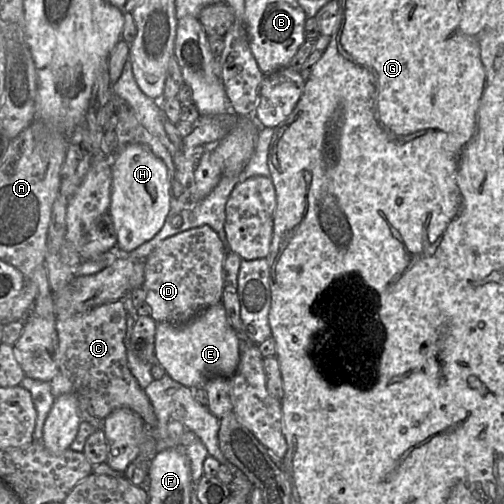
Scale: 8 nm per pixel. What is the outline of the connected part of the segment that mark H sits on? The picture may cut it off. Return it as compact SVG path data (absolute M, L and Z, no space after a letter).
M130 144L111 160L112 189L109 213L117 233L117 247L131 252L152 239L170 211L171 181L165 163L149 147Z

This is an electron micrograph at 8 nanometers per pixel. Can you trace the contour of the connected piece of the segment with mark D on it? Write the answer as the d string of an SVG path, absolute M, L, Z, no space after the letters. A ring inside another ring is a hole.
M203 225L200 227L192 228L173 236L164 239L158 247L156 247L145 259L145 270L144 270L144 281L141 288L146 294L145 302L151 308L150 316L156 323L167 322L172 325L183 325L193 319L200 312L206 308L215 305L222 300L223 292L223 261L225 257L224 246L218 236L218 234L208 225Z

